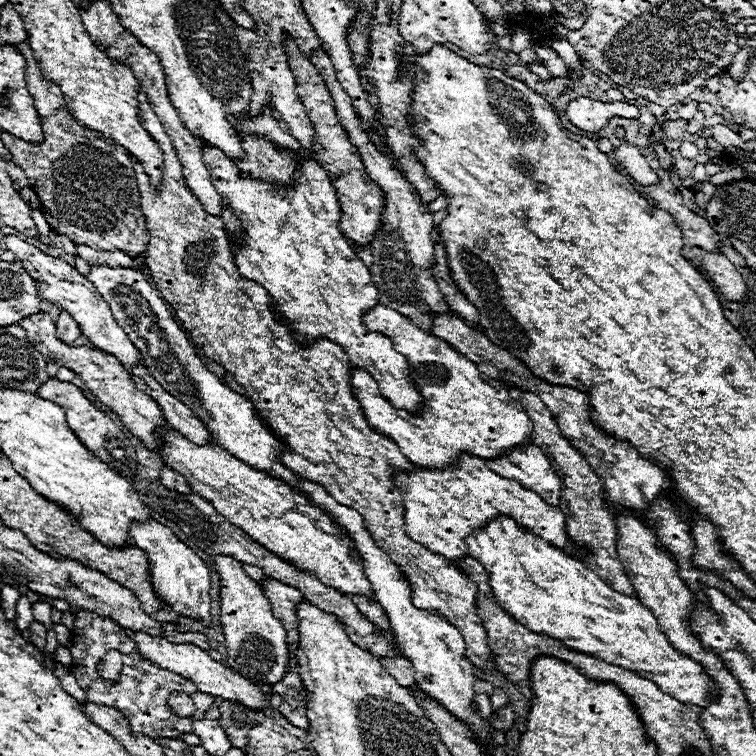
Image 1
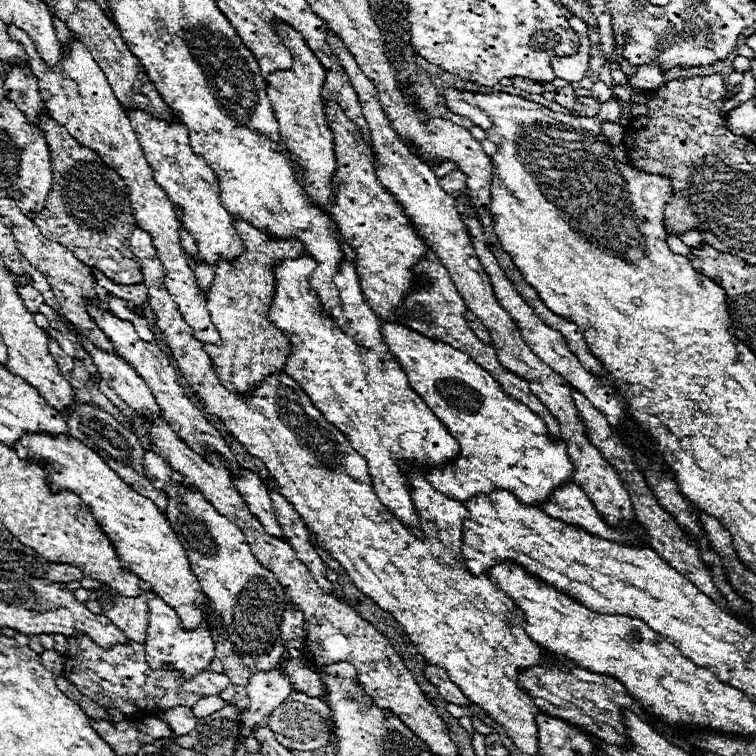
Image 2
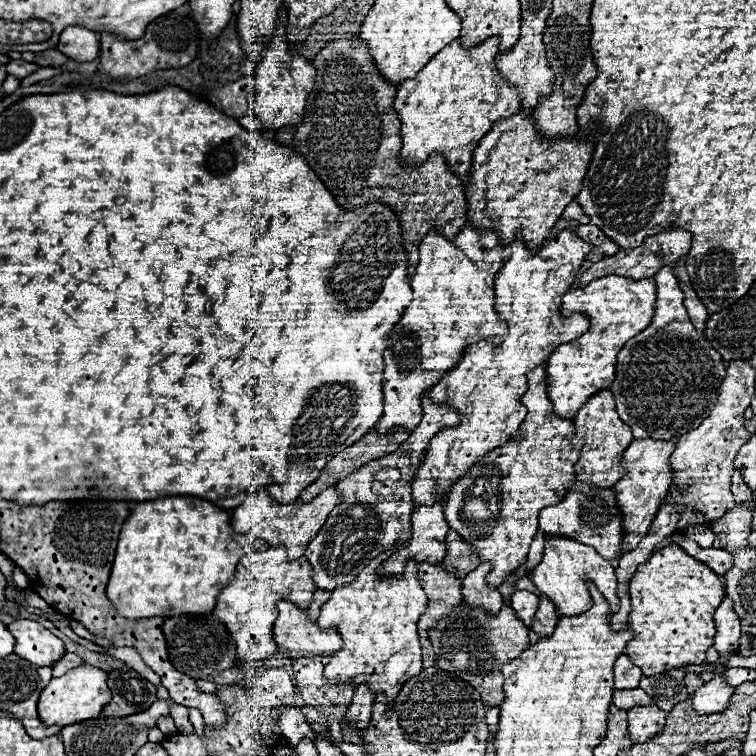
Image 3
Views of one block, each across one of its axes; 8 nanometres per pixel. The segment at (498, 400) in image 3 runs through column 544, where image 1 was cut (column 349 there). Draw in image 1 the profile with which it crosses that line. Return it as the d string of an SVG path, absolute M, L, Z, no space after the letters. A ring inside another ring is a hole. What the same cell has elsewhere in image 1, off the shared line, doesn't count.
M206 142L202 146L202 156L206 160L206 166L210 168L210 176L214 180L214 186L222 194L222 206L230 206L232 212L240 218L244 228L244 238L230 240L234 264L238 268L238 274L244 280L258 282L266 292L272 296L272 308L284 316L294 330L294 336L302 344L314 342L318 336L326 336L340 344L344 352L348 354L348 360L356 368L366 368L374 380L378 382L378 390L390 400L396 408L406 408L408 412L420 412L422 410L422 396L414 388L410 380L408 360L400 352L394 350L394 344L388 336L380 332L370 332L362 324L362 316L366 308L372 308L378 304L378 288L372 282L372 274L366 268L366 264L358 258L358 254L352 250L348 238L340 232L338 220L340 220L340 204L336 190L328 178L328 172L318 164L314 156L298 160L300 166L292 176L292 188L278 188L272 182L264 180L252 180L248 176L240 174L240 168L234 160L230 160L220 148L210 146Z

